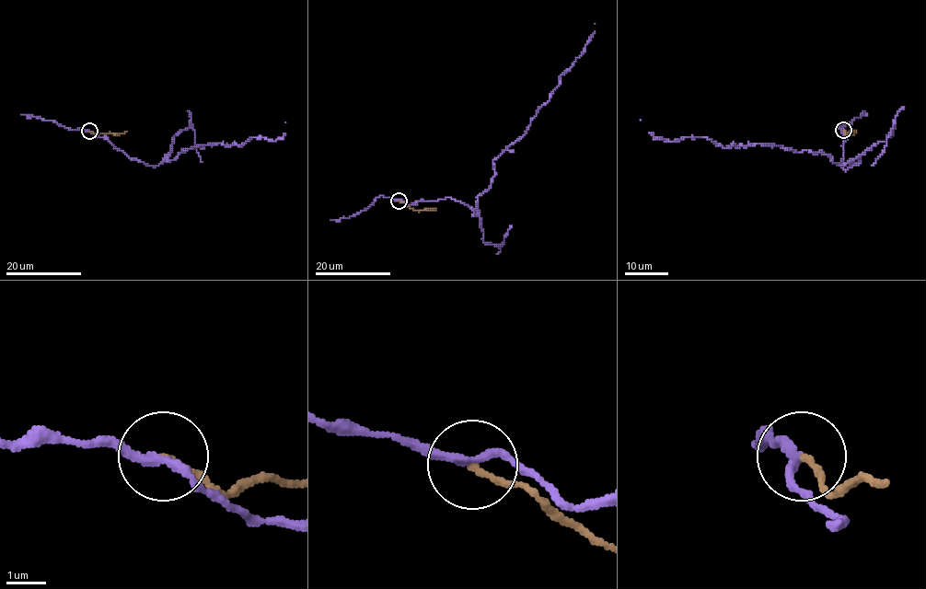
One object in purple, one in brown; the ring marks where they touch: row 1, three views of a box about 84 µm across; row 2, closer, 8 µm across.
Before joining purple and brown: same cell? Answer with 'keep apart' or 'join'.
keep apart

